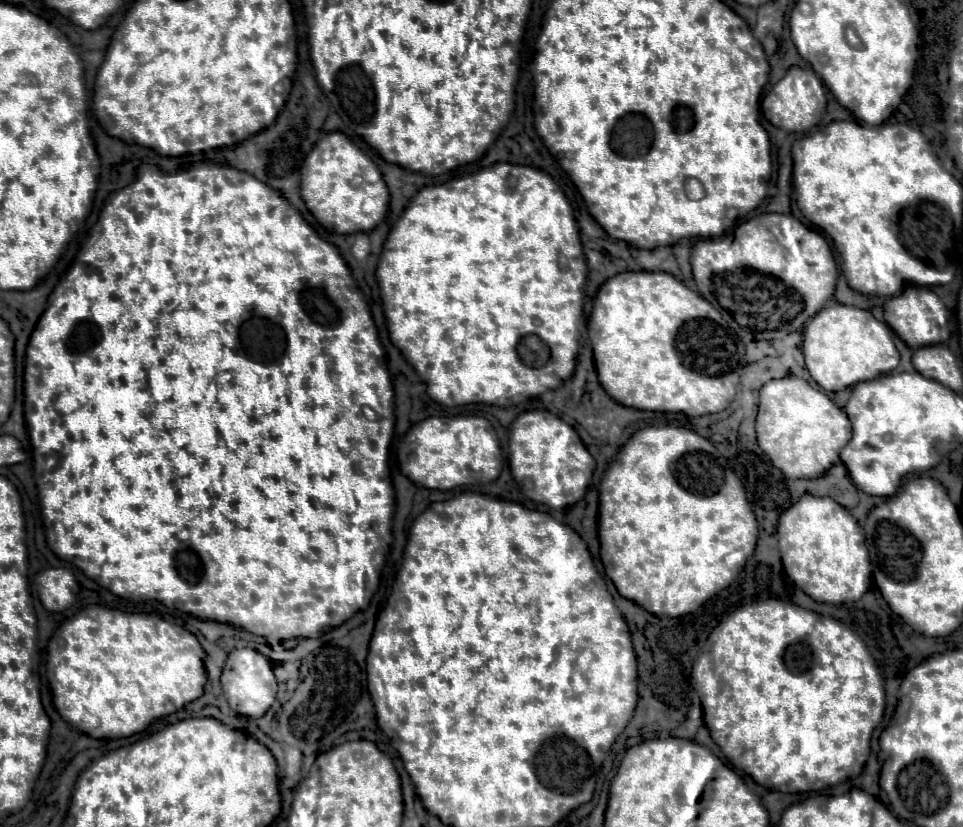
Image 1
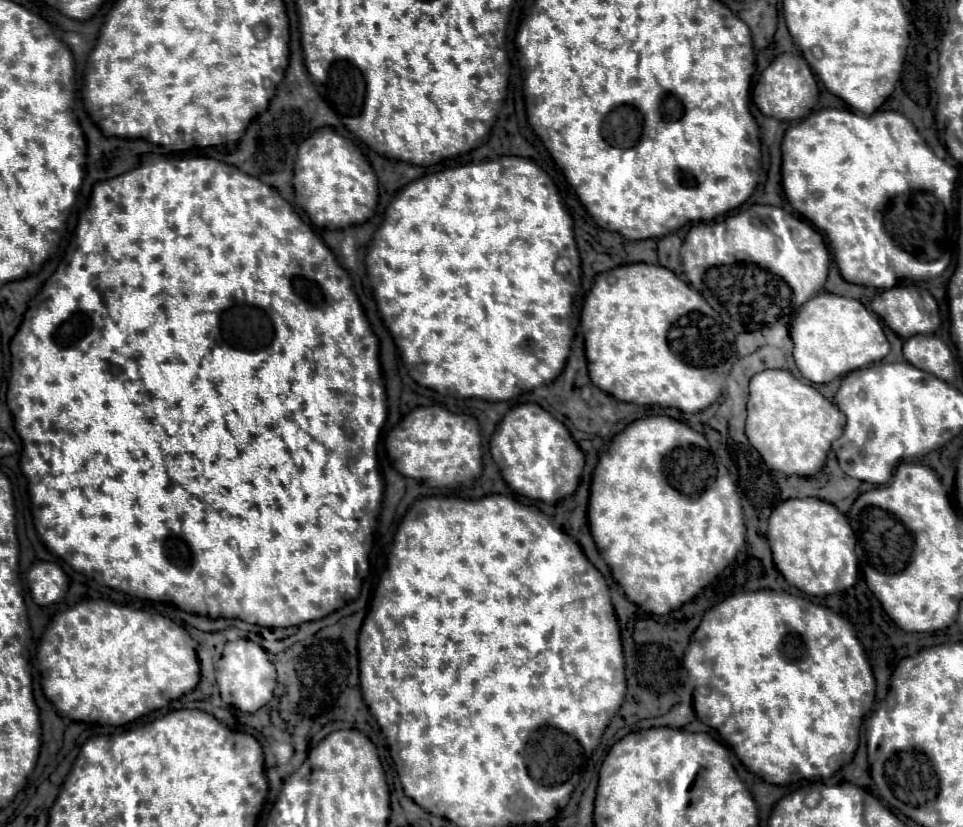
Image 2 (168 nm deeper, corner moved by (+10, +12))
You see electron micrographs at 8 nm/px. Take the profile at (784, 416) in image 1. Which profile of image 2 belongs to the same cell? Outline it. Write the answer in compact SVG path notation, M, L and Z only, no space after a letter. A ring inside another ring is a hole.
M764 370L752 376L746 416L746 436L768 468L784 474L814 476L830 452L832 440L844 430L846 418L834 402L788 370Z

